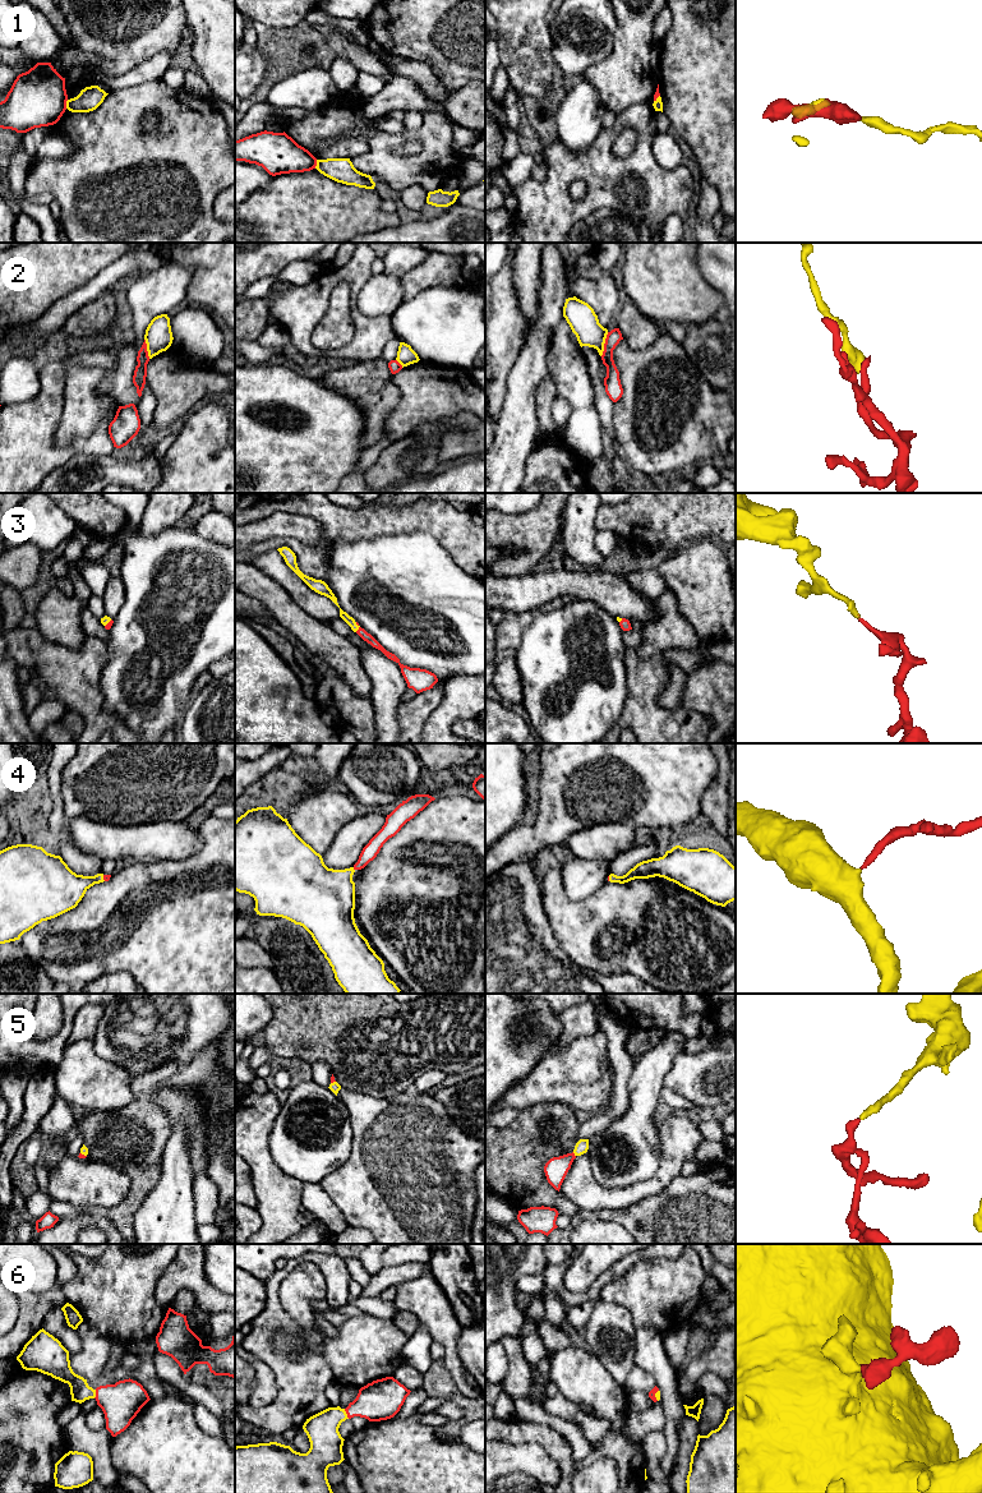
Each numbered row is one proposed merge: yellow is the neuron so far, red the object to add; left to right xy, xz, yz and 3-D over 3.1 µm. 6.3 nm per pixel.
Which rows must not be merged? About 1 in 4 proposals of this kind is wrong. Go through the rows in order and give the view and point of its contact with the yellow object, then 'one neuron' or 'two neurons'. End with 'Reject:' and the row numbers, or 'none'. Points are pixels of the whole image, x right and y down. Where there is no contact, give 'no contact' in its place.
1: contact xy (67, 104); two neurons
2: contact yz (604, 342); two neurons
3: contact xz (358, 627); one neuron
4: contact xz (353, 869); one neuron
5: contact yz (575, 1155); one neuron
6: contact xz (346, 1414); one neuron
Reject: 1, 2

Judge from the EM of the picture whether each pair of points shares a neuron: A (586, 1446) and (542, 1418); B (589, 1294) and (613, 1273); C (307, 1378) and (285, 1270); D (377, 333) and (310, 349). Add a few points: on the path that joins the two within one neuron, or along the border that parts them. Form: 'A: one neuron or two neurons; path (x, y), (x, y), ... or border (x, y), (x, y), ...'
A: one neuron; path (575, 1437), (563, 1425), (553, 1422)
B: one neuron; path (595, 1288), (607, 1277)
C: one neuron; path (290, 1351), (273, 1332), (273, 1296)
D: one neuron; path (360, 348), (350, 351), (327, 353)

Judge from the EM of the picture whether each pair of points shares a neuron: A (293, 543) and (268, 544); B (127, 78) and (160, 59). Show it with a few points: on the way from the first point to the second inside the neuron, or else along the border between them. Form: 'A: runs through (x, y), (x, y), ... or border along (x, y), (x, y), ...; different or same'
A: runs through (286, 543), (275, 543); same
B: runs through (134, 77), (152, 67); same

